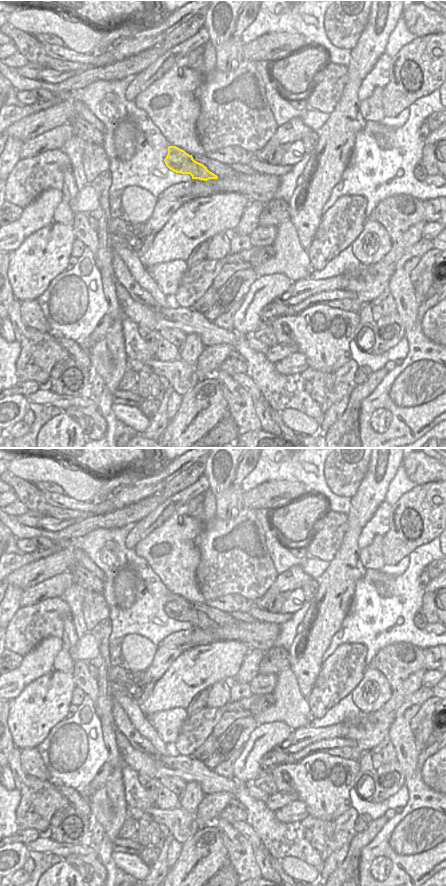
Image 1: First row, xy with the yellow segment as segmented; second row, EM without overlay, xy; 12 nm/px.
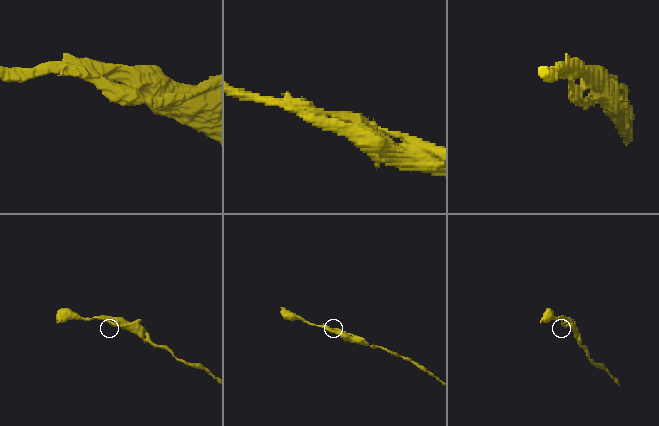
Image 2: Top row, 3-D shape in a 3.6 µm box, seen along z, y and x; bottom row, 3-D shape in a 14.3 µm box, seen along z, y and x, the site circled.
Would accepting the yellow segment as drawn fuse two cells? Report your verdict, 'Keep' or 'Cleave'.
Cleave

